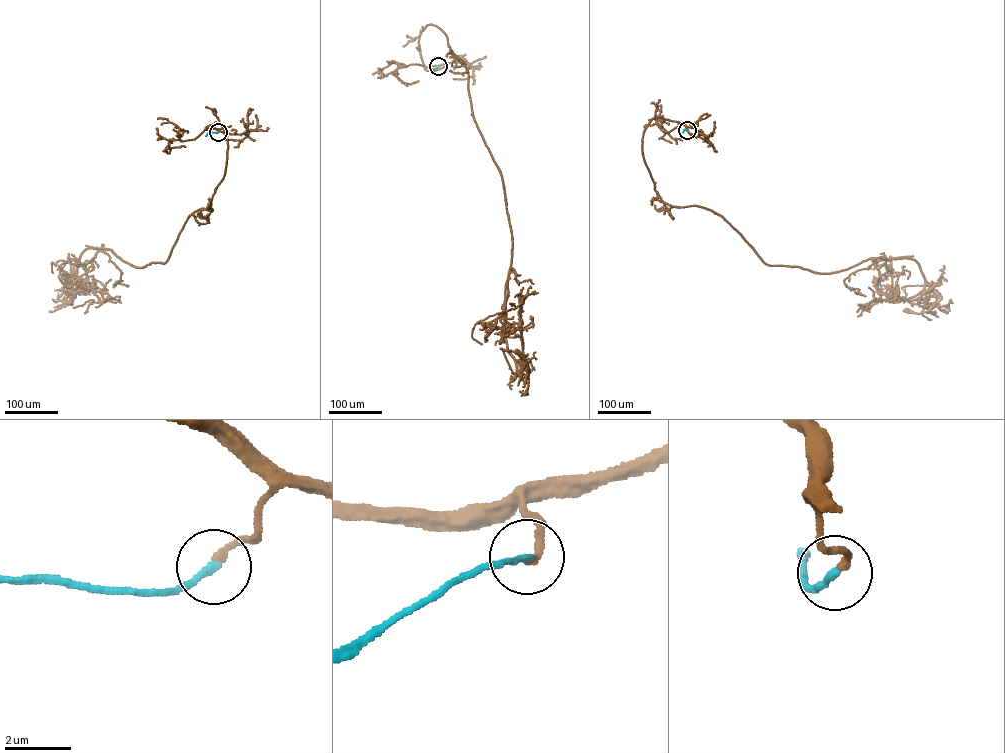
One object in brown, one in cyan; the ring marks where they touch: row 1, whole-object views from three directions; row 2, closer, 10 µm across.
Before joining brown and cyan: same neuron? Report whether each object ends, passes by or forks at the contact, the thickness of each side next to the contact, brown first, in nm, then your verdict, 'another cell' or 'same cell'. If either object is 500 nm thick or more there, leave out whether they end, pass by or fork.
brown ends; cyan ends; calibres 200 and 200 nm; same cell

